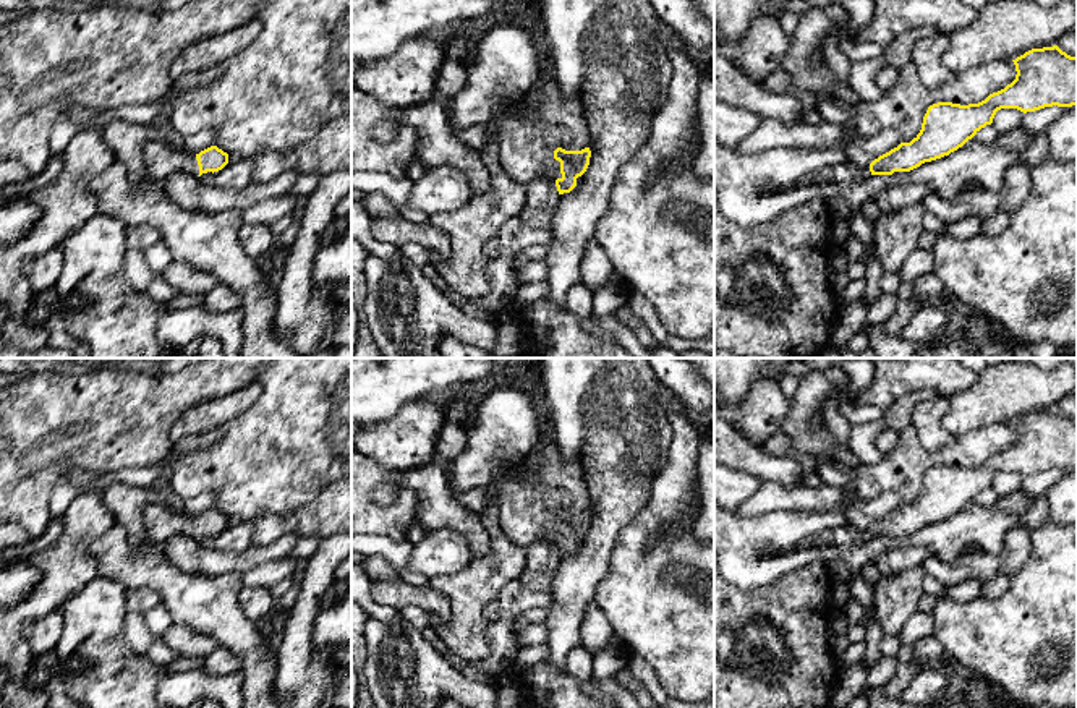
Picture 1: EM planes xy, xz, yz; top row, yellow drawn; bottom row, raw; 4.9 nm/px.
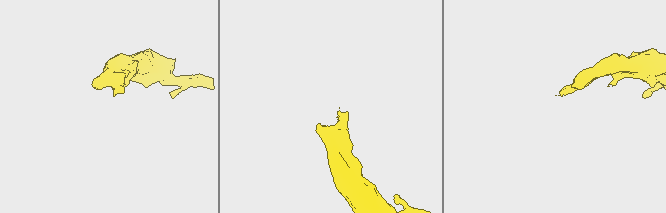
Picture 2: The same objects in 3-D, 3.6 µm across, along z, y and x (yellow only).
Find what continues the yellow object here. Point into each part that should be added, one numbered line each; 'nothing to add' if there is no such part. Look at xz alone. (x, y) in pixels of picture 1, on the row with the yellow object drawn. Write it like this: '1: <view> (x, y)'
1: xz (527, 136)

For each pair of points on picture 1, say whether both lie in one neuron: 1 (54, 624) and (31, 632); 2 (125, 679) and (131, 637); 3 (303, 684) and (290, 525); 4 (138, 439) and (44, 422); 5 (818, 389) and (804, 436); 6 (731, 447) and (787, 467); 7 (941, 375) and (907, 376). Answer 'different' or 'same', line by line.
1: same
2: different
3: different
4: same
5: same
6: same
7: same

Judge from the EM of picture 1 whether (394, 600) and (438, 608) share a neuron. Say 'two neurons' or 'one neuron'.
one neuron

